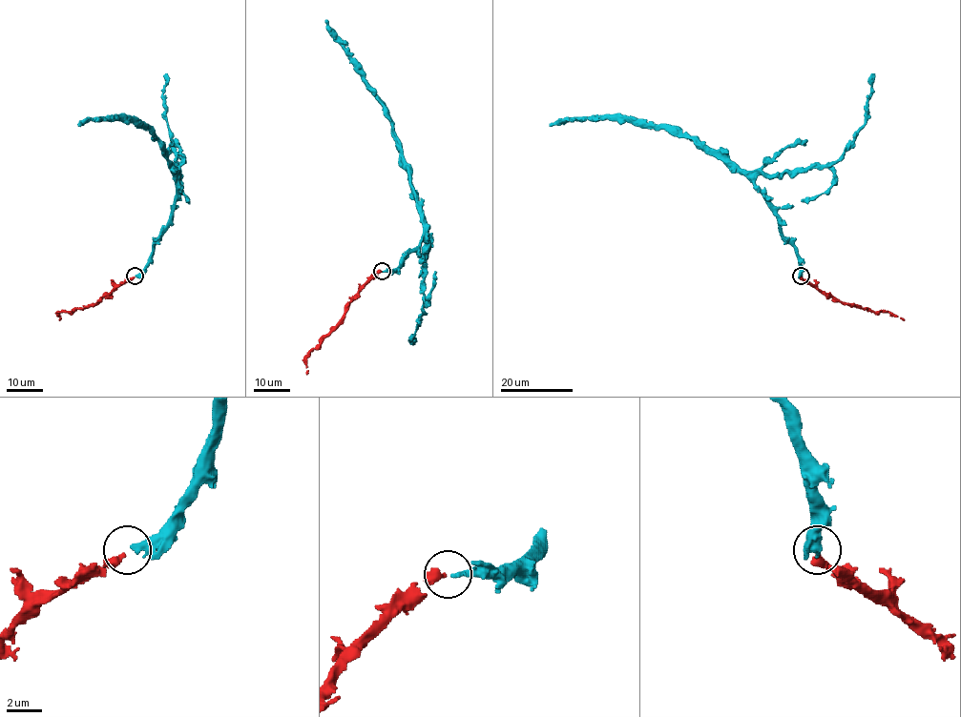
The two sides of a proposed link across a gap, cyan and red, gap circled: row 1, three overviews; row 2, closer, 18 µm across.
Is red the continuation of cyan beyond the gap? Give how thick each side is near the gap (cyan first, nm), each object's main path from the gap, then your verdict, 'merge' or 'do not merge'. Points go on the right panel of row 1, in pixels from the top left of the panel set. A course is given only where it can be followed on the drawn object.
calibres 320 and 420 nm; course cyan (801, 276), (794, 246), (783, 235), (773, 205), (743, 174), (693, 138), (625, 120), (559, 118), (550, 126); course red (801, 276), (822, 293), (846, 303), (857, 304), (873, 312), (891, 313), (904, 320); do not merge

